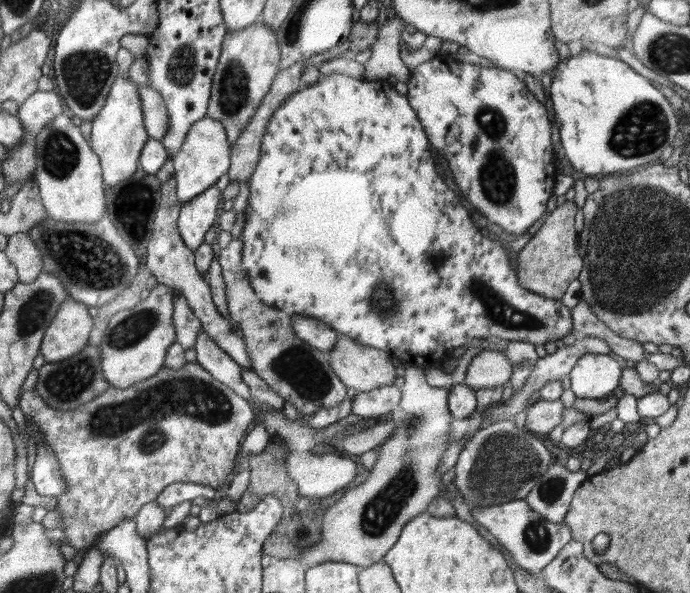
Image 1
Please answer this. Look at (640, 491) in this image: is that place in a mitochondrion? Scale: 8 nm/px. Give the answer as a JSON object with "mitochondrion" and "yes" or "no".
{"mitochondrion":"no"}

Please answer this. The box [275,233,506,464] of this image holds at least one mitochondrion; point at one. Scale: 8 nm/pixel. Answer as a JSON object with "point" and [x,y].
{"point":[383,302]}

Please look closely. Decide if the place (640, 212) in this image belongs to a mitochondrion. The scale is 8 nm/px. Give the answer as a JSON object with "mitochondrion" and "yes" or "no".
{"mitochondrion":"yes"}

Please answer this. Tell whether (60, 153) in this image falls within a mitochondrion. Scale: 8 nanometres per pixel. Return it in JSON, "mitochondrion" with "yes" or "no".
{"mitochondrion":"yes"}

